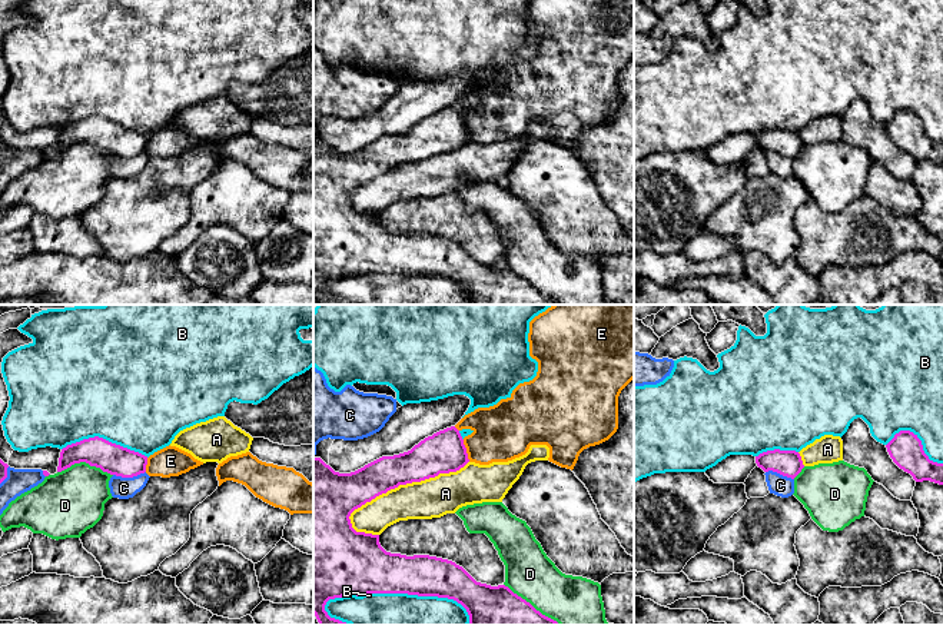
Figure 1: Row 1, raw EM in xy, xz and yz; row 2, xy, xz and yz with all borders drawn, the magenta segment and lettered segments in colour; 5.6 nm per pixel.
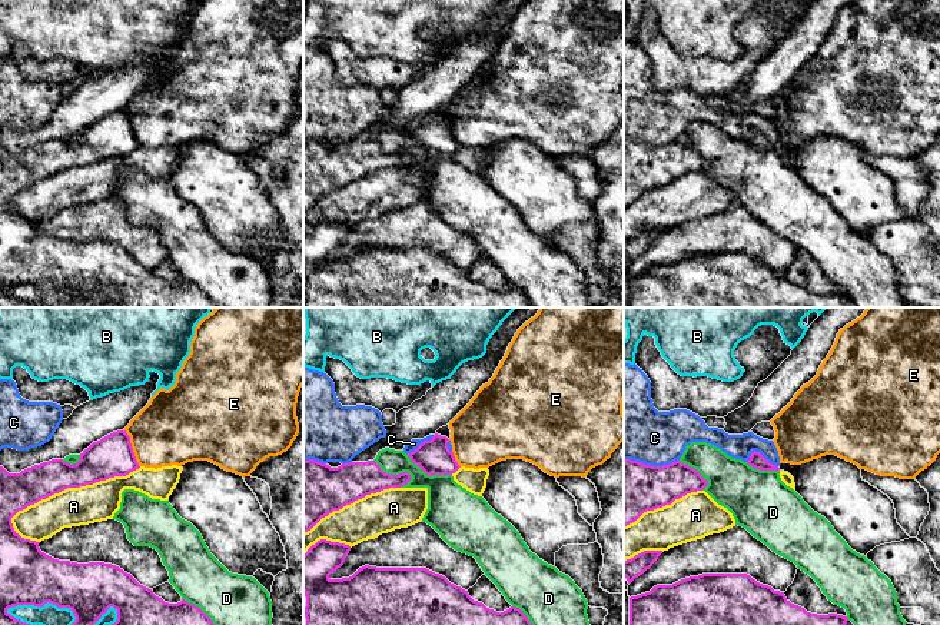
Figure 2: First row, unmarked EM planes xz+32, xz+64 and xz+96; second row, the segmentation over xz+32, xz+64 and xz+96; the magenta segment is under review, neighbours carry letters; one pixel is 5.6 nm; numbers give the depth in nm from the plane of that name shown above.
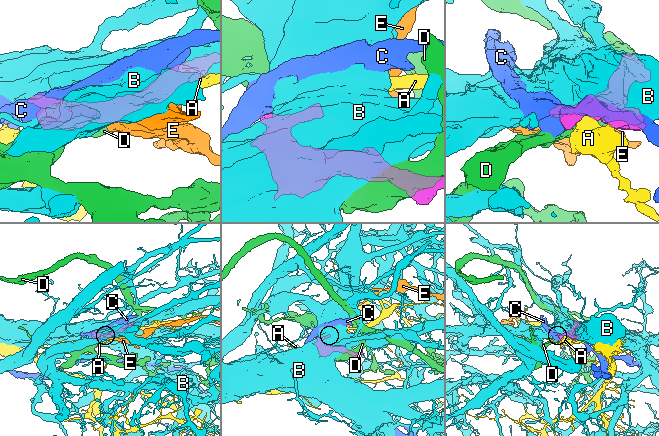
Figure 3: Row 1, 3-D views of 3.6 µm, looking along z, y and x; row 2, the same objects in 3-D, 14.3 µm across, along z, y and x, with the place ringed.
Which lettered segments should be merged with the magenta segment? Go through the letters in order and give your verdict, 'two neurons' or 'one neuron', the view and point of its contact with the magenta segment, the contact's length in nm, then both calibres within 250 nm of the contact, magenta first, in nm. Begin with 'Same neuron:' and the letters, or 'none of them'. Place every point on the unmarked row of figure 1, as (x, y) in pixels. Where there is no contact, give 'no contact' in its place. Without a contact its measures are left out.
Same neuron: none of them
A: two neurons; meets magenta in xz at (402, 163); contact 750 nm long; 220 nm thick on the magenta side, 220 nm on the other
B: two neurons; meets magenta in xz at (401, 272); contact 800 nm long; 300 nm thick on the magenta side, 360 nm on the other
C: two neurons; meets magenta in xy at (129, 156); contact 190 nm long; 170 nm thick on the magenta side, 130 nm on the other
D: two neurons; meets magenta in xy at (85, 140); contact 320 nm long; 170 nm thick on the magenta side, 360 nm on the other
E: two neurons; meets magenta in xz at (465, 130); contact 130 nm long; 240 nm thick on the magenta side, 320 nm on the other

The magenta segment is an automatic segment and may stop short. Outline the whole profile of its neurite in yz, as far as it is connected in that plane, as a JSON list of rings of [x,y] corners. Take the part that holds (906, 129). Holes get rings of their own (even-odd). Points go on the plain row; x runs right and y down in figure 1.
[[[900,110],[886,127],[893,142],[916,162],[930,160],[943,164],[943,143],[929,139],[922,120],[913,112]]]

